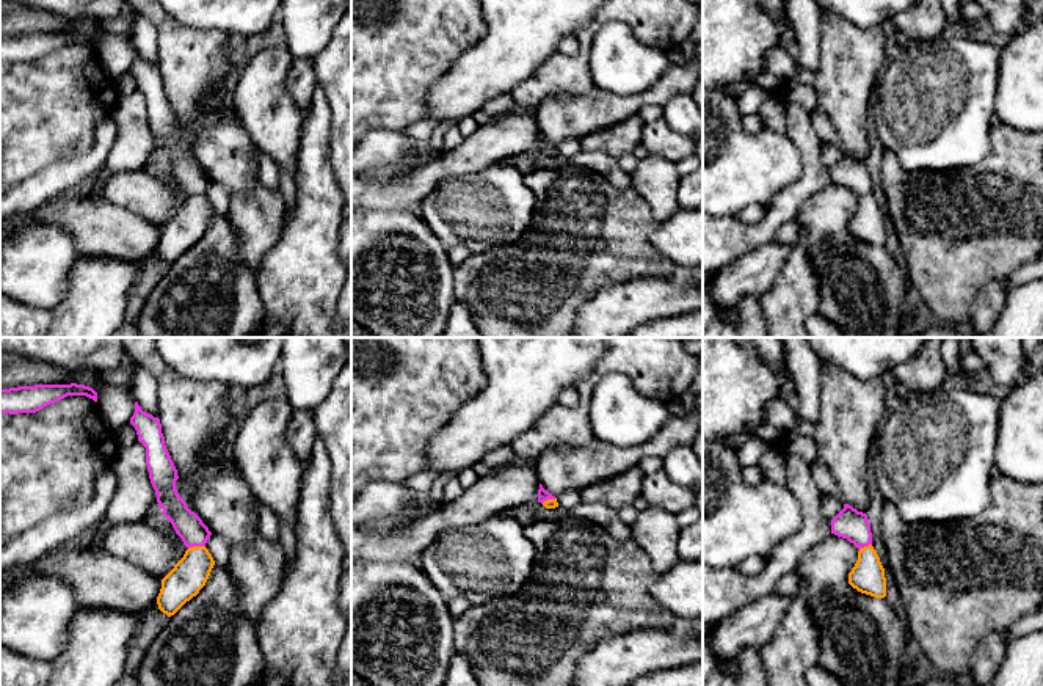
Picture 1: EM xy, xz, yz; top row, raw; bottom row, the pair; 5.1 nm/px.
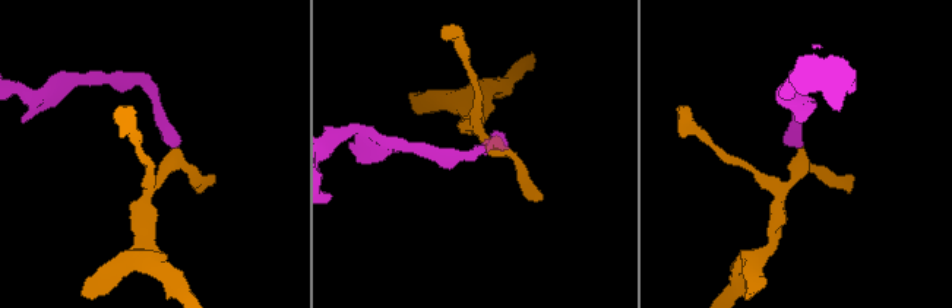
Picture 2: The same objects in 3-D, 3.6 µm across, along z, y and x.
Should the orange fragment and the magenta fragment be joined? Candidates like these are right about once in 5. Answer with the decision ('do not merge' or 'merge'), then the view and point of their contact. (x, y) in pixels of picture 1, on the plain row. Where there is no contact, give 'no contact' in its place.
do not merge; meets orange in xy at (196, 195)

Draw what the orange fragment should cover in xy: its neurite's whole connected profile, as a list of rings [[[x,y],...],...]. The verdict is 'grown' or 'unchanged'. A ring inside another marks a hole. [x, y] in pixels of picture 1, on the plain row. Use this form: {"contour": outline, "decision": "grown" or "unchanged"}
{"contour": [[[205,195],[188,196],[184,206],[162,228],[157,245],[158,257],[168,265],[174,264],[205,234],[213,213],[215,209]]], "decision": "unchanged"}

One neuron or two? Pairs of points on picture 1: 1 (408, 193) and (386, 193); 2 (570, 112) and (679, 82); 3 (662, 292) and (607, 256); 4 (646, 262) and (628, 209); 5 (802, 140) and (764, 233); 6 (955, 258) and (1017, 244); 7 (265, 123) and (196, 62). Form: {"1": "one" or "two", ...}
{"1": "one", "2": "one", "3": "two", "4": "one", "5": "one", "6": "one", "7": "two"}

